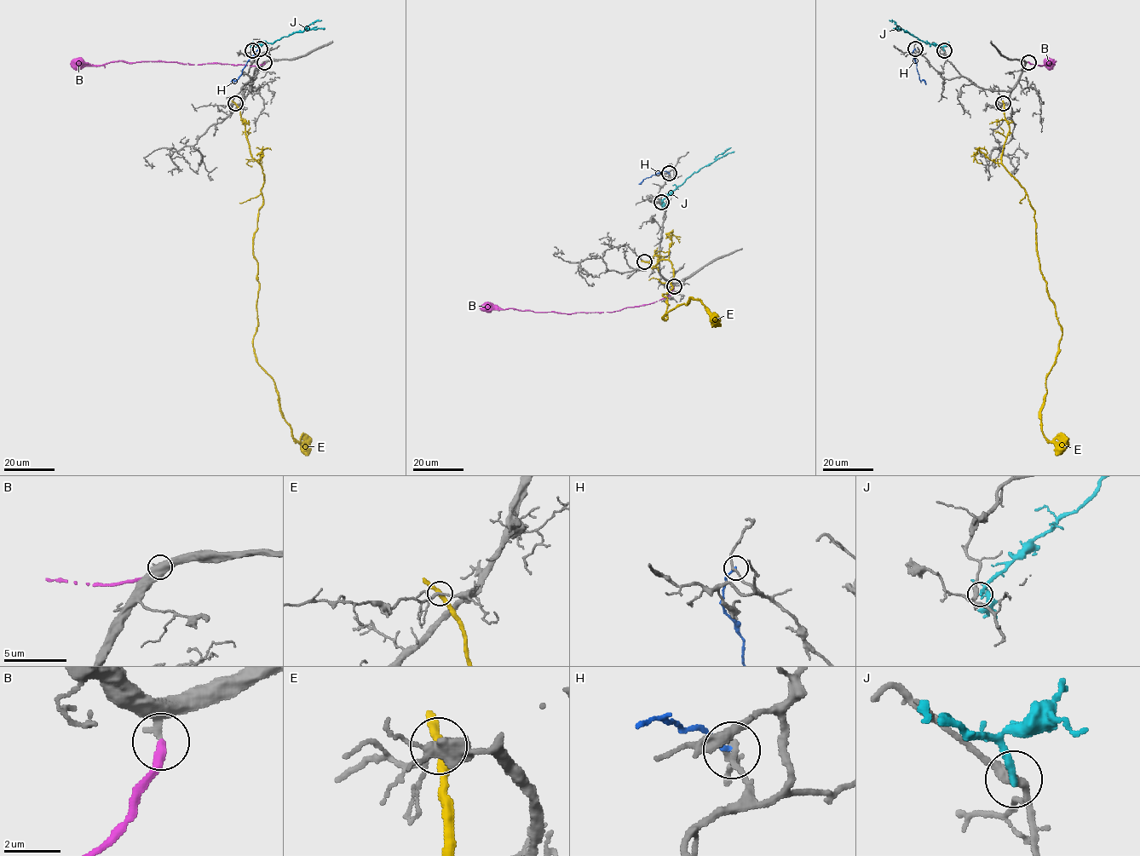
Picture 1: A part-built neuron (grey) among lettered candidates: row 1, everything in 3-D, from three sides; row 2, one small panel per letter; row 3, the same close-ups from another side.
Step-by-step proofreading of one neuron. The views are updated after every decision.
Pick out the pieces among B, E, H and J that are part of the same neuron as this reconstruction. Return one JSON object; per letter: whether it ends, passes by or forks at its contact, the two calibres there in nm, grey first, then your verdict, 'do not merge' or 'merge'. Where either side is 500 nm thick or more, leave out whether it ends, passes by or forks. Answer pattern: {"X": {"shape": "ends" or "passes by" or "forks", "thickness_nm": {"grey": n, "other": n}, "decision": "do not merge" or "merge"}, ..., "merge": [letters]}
{"B": {"shape": "ends", "thickness_nm": {"grey": 280, "other": 280}, "decision": "merge"}, "E": {"shape": "passes by", "thickness_nm": {"grey": 200, "other": 320}, "decision": "do not merge"}, "H": {"shape": "ends", "thickness_nm": {"grey": 170, "other": 150}, "decision": "do not merge"}, "J": {"shape": "ends", "thickness_nm": {"grey": 320, "other": 280}, "decision": "do not merge"}, "merge": ["B"]}

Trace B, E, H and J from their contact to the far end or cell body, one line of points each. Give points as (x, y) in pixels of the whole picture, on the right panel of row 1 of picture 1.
B: (1028, 62), (1042, 66), (1049, 63), (1053, 65), (1055, 61), (1052, 61), (1052, 66), (1048, 61)
E: (1004, 103), (1009, 132), (1001, 163), (1034, 210), (1040, 272), (1062, 332), (1046, 376), (1042, 433), (1068, 439)
H: (915, 48), (912, 56), (916, 63), (918, 78), (926, 84)
J: (943, 50), (938, 46), (925, 43), (889, 20)

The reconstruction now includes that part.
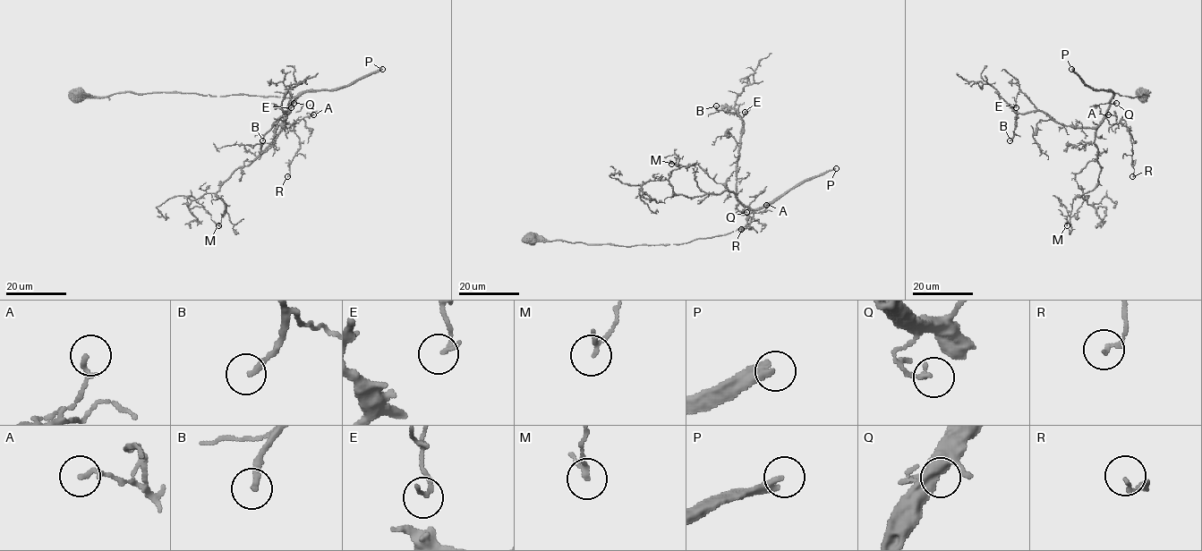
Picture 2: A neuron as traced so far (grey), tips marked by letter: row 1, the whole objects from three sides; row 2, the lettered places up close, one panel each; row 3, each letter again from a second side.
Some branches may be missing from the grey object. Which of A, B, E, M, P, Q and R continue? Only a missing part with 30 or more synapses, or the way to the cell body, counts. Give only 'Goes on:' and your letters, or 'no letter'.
Goes on: B, P

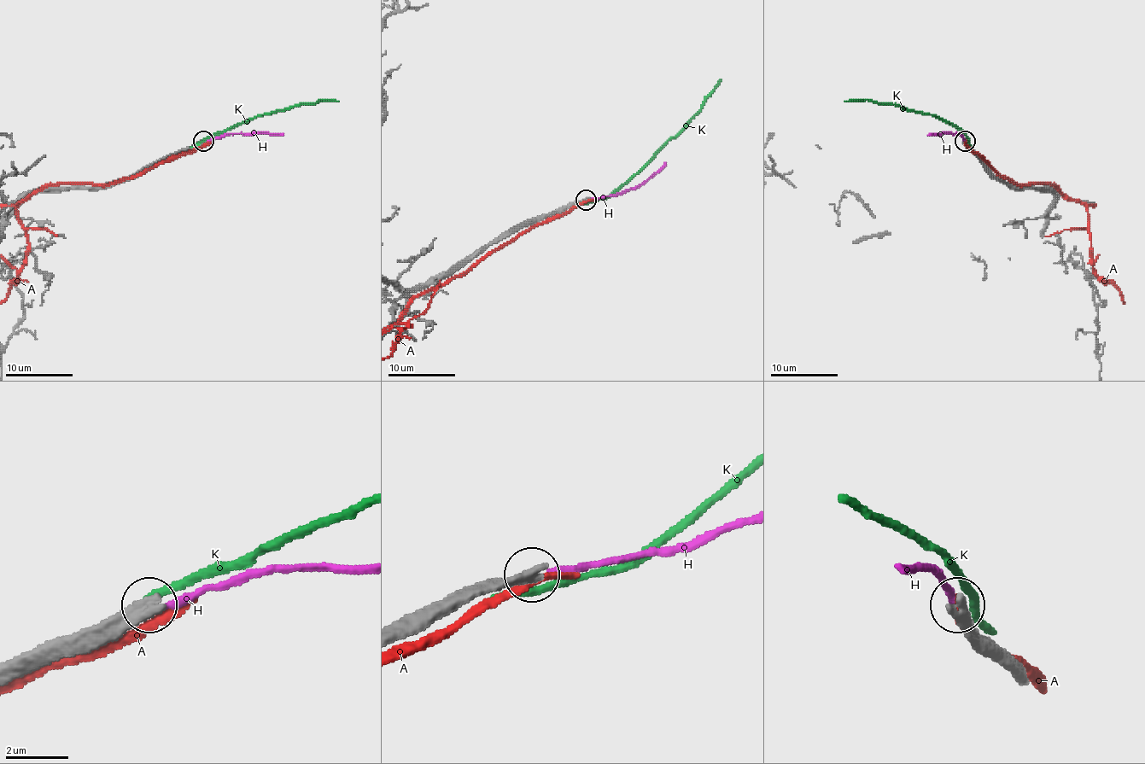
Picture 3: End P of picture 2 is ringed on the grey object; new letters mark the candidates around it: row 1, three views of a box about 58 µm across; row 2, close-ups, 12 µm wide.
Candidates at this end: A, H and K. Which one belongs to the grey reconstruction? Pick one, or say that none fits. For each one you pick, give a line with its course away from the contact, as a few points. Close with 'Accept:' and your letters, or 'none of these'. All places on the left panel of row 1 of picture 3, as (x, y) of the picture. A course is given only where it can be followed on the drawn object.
Accept: none of these

